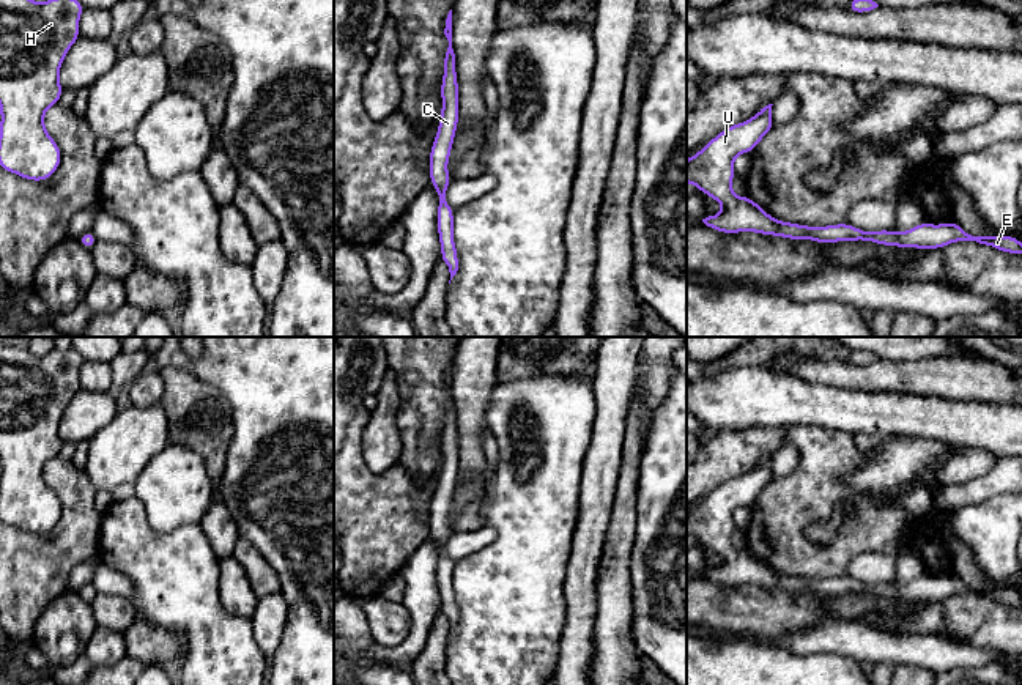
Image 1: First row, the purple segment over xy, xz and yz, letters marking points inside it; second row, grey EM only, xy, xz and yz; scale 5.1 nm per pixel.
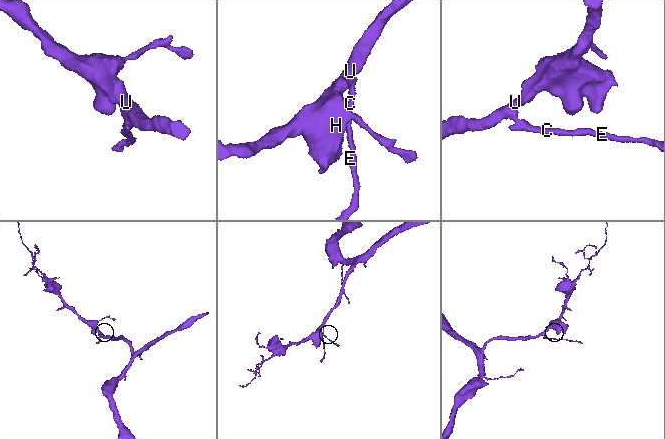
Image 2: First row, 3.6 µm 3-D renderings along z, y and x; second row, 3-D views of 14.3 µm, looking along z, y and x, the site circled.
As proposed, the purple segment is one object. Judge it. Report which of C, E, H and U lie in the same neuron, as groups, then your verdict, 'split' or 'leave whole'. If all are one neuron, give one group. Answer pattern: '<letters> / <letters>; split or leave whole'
C E H U; leave whole

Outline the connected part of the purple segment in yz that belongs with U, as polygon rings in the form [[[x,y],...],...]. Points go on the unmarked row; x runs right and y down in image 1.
[[[765,458],[743,476],[726,480],[687,513],[687,535],[693,535],[701,545],[724,559],[721,567],[702,572],[707,579],[721,586],[754,584],[822,597],[854,592],[894,600],[942,602],[956,594],[976,594],[1006,606],[1022,606],[1022,595],[1016,589],[972,589],[957,575],[939,578],[923,575],[902,586],[865,584],[846,575],[809,579],[776,573],[748,548],[735,550],[731,542],[735,529],[734,512],[742,505],[751,507],[761,491],[775,480],[772,458]]]

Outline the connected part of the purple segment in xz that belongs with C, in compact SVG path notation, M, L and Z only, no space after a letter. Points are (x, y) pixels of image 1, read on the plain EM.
M452 362L446 372L444 387L449 394L449 400L444 411L444 427L441 435L441 472L430 502L430 537L438 543L436 575L441 595L441 613L447 617L452 633L458 624L458 605L454 595L454 562L447 557L446 545L452 534L447 526L447 515L460 468L455 406L452 402Z

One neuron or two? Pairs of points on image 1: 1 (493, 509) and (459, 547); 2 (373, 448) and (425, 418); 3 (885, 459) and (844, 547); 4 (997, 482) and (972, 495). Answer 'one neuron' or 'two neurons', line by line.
1: two neurons
2: two neurons
3: two neurons
4: one neuron

